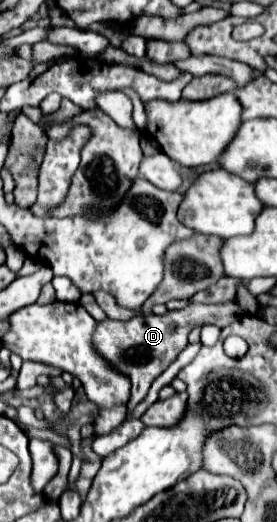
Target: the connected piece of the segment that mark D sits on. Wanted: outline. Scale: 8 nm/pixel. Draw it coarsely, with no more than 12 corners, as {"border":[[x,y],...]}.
{"border":[[228,304],[106,318],[94,346],[130,376],[132,412],[186,348],[194,326],[224,328]]}

